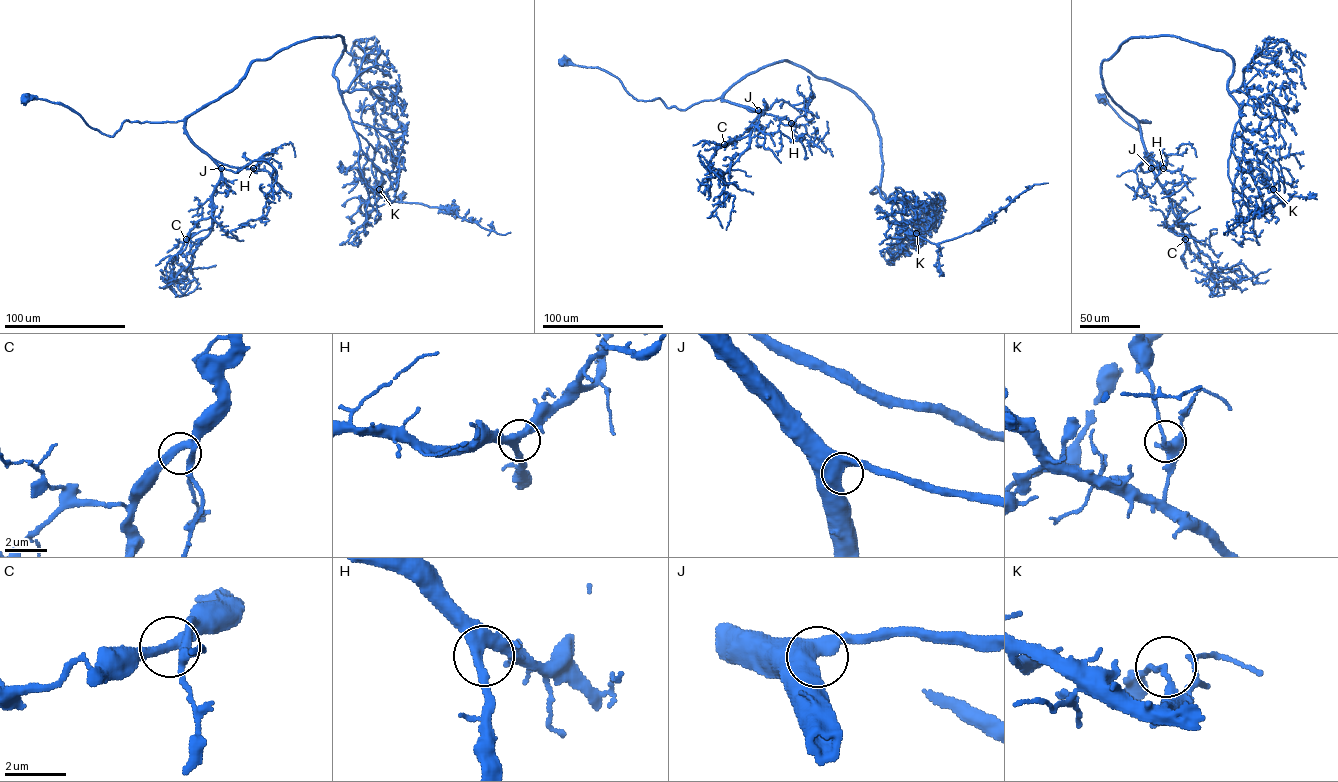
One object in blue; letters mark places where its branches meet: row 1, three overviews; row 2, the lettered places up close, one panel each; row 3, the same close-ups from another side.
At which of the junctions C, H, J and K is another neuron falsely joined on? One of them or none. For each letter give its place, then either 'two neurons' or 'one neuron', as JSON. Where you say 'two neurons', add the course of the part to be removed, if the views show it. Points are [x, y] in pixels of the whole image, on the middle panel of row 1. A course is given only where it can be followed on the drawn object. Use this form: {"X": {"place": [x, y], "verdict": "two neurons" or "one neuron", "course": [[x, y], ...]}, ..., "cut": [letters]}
{"C": {"place": [724, 144], "verdict": "one neuron"}, "H": {"place": [791, 123], "verdict": "one neuron"}, "J": {"place": [758, 110], "verdict": "one neuron"}, "K": {"place": [916, 233], "verdict": "two neurons", "course": [[916, 233], [936, 244], [971, 233], [1034, 185], [1048, 183]]}, "cut": ["K"]}

